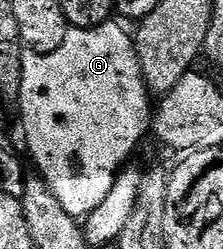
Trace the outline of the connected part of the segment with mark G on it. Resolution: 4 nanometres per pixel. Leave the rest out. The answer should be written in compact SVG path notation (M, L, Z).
M110 21L99 25L98 27L87 27L84 29L73 29L70 30L66 41L63 42L63 45L60 45L59 49L56 49L55 52L47 53L46 55L41 55L39 52L33 50L26 50L23 54L23 77L21 78L21 93L19 96L19 104L21 103L21 123L25 126L25 139L29 142L29 155L31 158L37 162L36 170L39 172L42 179L44 179L45 184L51 189L51 193L55 193L55 197L59 197L59 205L63 205L63 209L67 209L67 213L71 213L71 217L75 220L81 221L84 220L89 214L95 209L99 209L99 205L103 205L103 201L107 201L107 193L111 193L111 185L115 185L119 172L126 166L125 163L129 159L129 154L137 147L137 142L145 135L145 130L148 132L151 127L151 109L149 113L149 97L151 98L151 91L148 86L146 86L144 73L141 72L141 63L140 57L137 56L137 47L134 43L134 36L132 34L124 31L123 28L117 24L117 21Z

